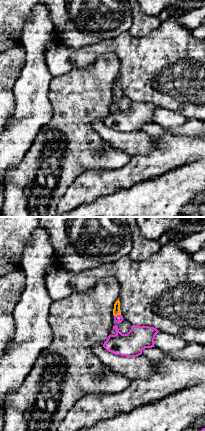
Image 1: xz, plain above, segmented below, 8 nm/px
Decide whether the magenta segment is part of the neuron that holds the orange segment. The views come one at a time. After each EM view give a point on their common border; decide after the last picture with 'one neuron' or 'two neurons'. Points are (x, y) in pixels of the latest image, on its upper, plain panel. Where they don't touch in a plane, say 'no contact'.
(117, 90)

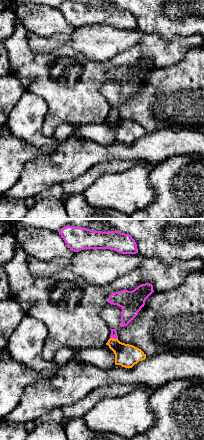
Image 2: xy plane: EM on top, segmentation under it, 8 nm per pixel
(114, 115)

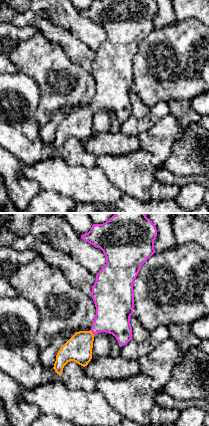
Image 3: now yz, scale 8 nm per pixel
(91, 108)

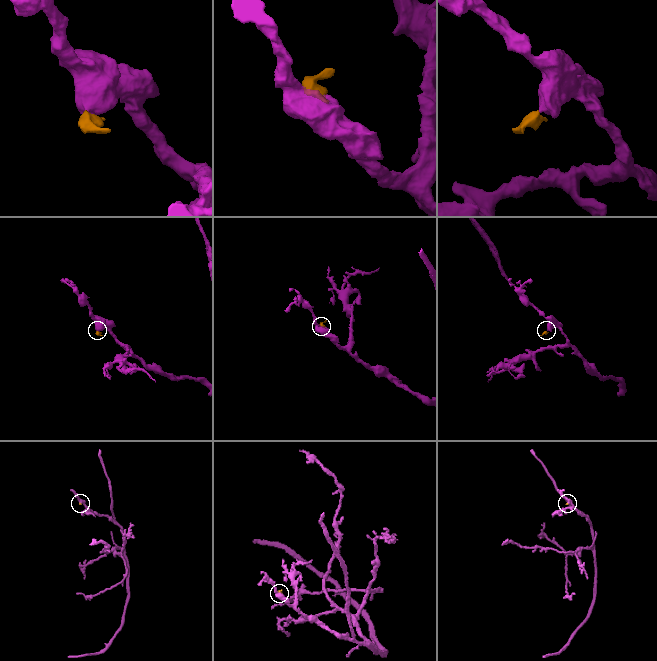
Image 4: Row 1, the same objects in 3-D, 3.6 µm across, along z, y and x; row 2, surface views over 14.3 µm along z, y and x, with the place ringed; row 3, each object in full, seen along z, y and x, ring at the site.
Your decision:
one neuron

